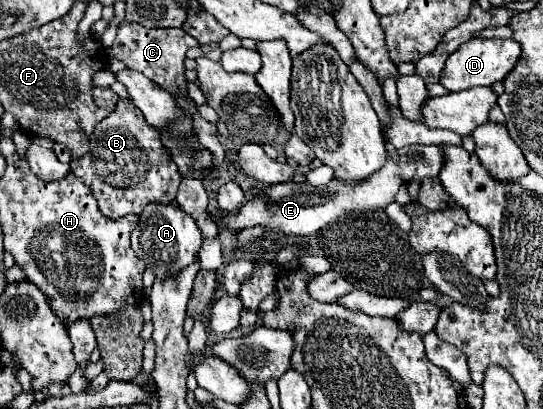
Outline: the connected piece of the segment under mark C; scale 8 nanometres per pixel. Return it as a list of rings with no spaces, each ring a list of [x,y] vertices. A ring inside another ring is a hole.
[[[121,24],[117,30],[117,38],[113,42],[113,48],[109,48],[109,56],[115,56],[123,60],[131,70],[137,70],[151,78],[155,84],[167,88],[175,96],[175,68],[183,68],[185,52],[193,46],[199,46],[199,42],[183,32],[181,28],[157,28],[149,30],[139,24]]]

